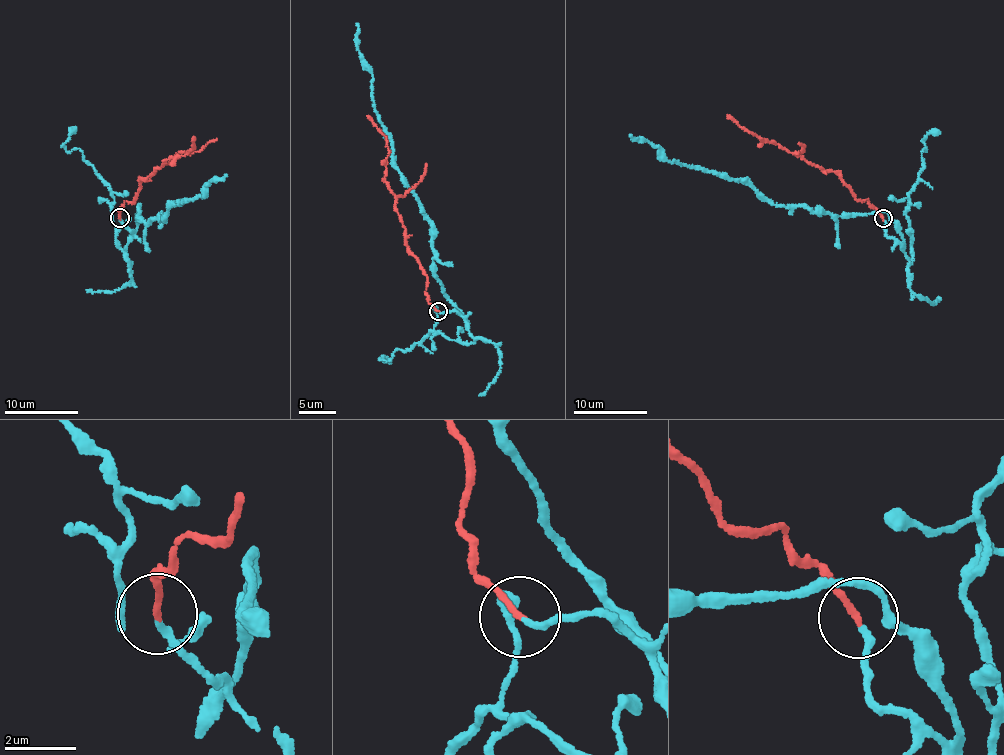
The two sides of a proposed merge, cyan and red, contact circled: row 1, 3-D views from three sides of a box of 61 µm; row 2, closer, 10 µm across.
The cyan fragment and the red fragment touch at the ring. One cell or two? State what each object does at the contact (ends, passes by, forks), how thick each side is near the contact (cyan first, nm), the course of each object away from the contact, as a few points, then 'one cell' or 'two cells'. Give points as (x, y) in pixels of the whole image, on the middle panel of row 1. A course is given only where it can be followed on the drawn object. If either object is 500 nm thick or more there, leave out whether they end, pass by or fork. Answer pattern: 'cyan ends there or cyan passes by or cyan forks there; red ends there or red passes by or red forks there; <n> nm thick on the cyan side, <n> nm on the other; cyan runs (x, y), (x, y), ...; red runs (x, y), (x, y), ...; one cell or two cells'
cyan ends there; red ends there; 180 nm thick on the cyan side, 160 nm on the other; cyan runs (438, 311), (454, 310), (468, 323), (434, 273), (431, 221), (380, 120), (357, 23); red runs (438, 311), (428, 302), (426, 274), (407, 246), (406, 229), (385, 178), (389, 151), (385, 136), (367, 116); two cells

